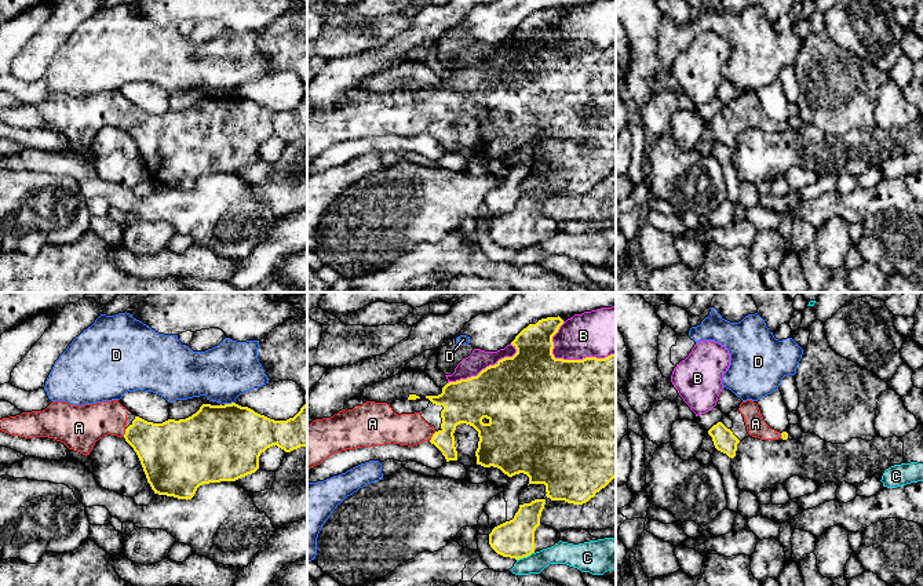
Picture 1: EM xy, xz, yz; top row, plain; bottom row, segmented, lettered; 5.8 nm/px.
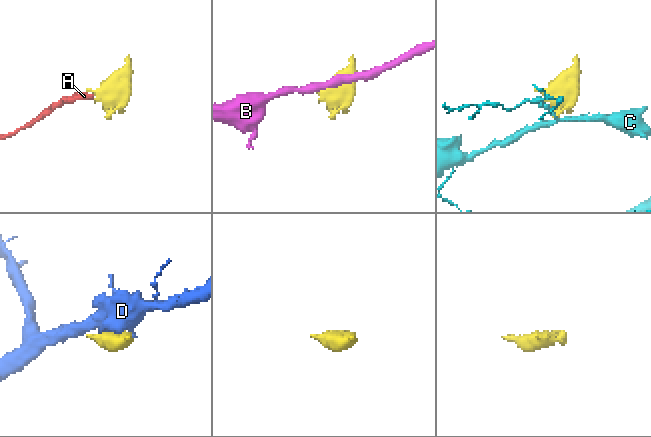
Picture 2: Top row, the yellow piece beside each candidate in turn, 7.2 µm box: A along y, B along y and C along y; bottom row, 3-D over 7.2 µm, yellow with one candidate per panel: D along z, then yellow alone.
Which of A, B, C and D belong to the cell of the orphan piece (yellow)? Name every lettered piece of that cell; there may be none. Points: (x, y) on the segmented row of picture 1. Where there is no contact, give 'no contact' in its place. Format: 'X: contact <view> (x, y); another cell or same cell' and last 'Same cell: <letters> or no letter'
A: contact xz (433, 436); same cell
B: contact xz (575, 360); another cell
C: contact xz (525, 556); another cell
D: contact xy (229, 404); another cell
Same cell: A

